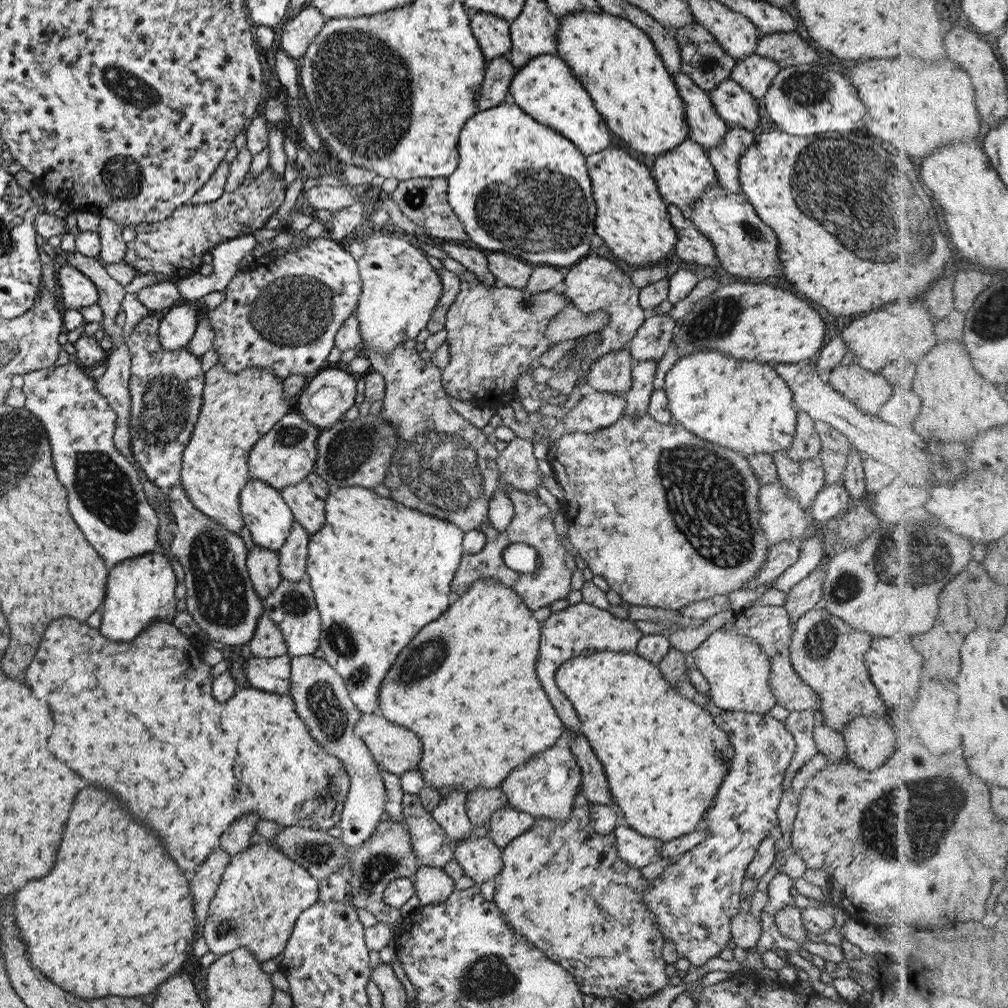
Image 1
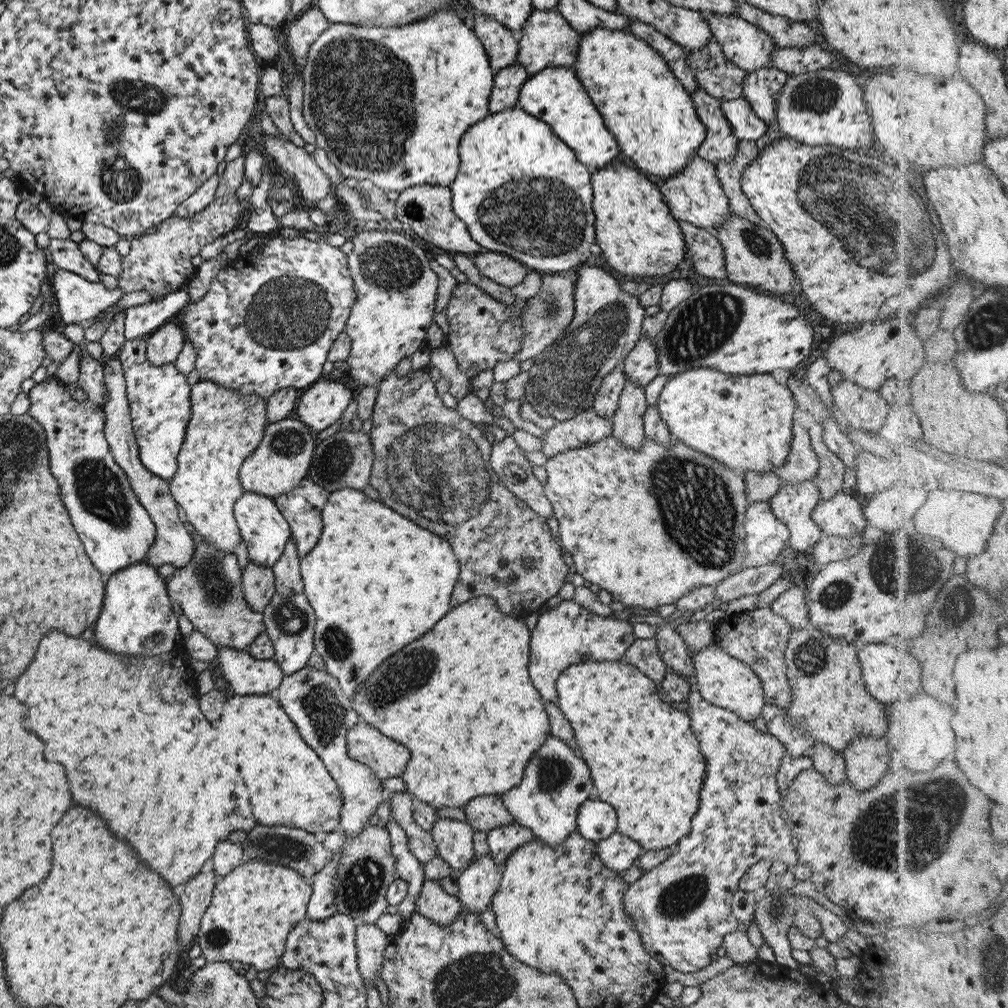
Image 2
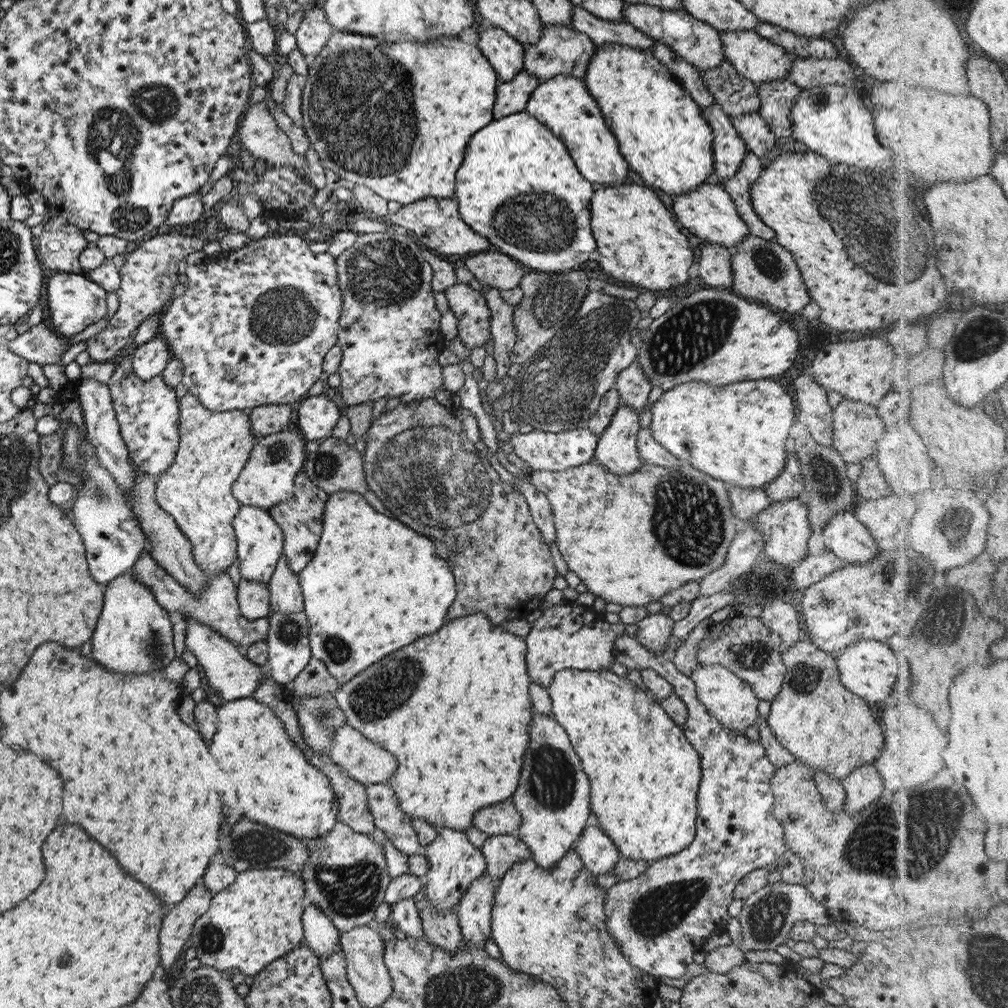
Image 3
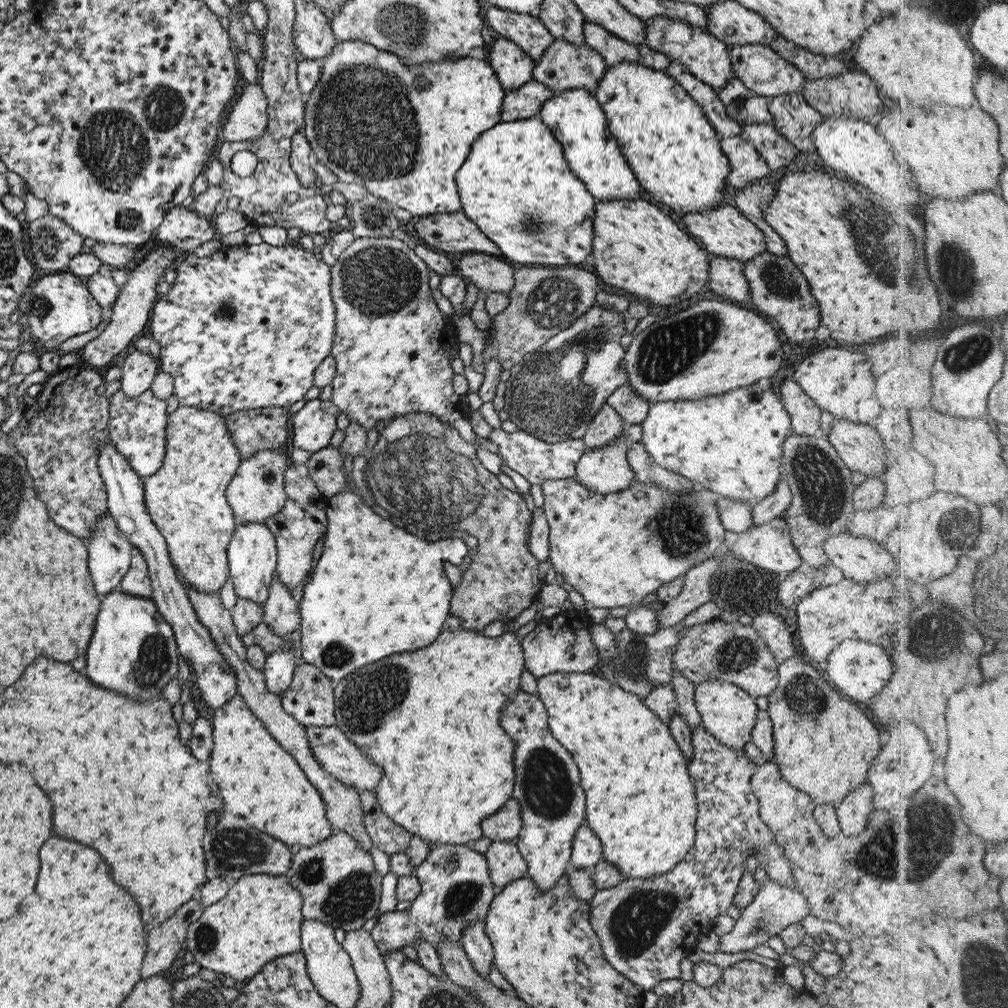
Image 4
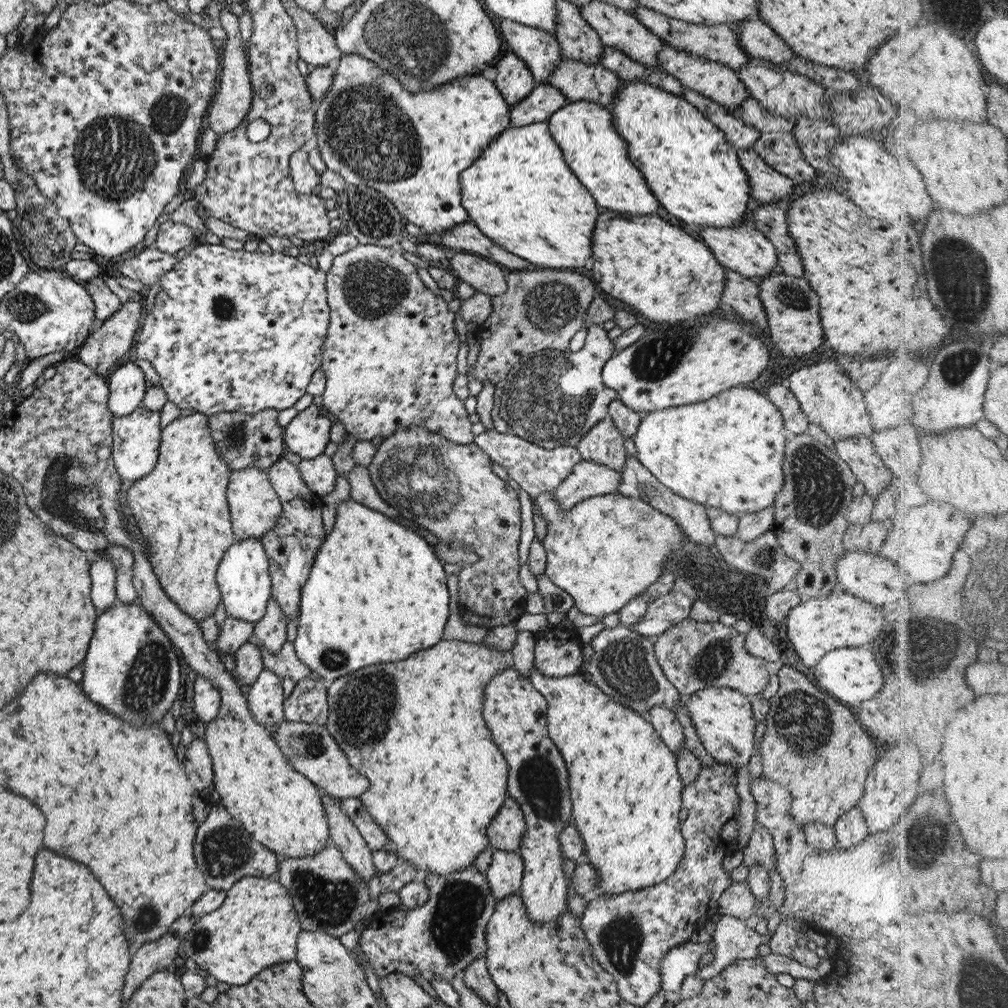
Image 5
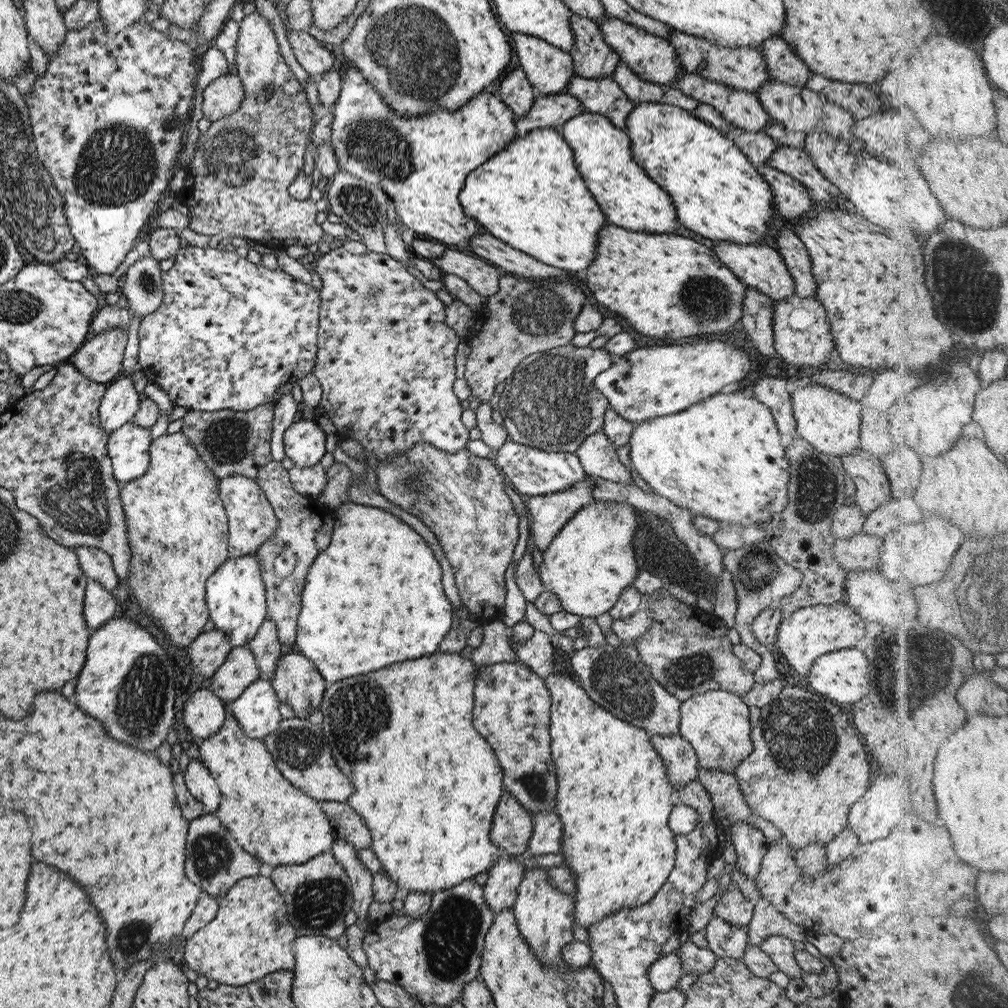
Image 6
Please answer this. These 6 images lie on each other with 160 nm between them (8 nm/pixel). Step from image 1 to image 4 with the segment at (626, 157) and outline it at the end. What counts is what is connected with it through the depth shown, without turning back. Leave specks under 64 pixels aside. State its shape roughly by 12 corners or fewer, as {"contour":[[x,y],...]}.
{"contour":[[597,200],[593,270],[648,305],[705,288],[710,254],[657,206]]}

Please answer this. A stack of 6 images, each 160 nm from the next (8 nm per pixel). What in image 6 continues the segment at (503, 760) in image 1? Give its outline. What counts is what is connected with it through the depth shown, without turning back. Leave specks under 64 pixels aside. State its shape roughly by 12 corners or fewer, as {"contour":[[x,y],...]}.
{"contour":[[480,666],[324,690],[345,802],[400,897],[488,871],[502,770]]}

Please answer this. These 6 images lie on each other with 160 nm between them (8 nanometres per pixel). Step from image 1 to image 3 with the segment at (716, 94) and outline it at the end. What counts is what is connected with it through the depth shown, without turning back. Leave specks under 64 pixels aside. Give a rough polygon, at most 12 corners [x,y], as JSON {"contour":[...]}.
{"contour":[[757,112],[730,117],[746,150],[757,158],[776,137]]}

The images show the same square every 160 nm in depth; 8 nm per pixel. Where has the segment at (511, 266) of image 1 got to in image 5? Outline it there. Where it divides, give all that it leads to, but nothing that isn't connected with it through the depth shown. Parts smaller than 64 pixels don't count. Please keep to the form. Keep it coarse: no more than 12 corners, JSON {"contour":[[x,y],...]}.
{"contour":[[479,255],[446,261],[459,281],[490,297],[506,289],[506,271]]}

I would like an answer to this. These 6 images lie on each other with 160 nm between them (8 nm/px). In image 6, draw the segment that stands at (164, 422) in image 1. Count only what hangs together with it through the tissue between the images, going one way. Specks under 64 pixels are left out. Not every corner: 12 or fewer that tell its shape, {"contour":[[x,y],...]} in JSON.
{"contour":[[129,421],[108,434],[117,482],[146,471],[149,427]]}

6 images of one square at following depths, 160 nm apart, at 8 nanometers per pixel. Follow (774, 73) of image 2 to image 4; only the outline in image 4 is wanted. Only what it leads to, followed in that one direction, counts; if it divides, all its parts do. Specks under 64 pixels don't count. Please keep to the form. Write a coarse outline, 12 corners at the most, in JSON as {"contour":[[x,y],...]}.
{"contour":[[801,93],[767,103],[772,125],[799,152],[822,116]]}

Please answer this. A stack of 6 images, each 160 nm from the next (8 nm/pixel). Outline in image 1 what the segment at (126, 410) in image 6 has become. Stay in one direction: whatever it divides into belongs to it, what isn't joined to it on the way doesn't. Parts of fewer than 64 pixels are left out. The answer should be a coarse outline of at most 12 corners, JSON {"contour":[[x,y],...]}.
{"contour":[[189,303],[162,313],[161,348],[185,347],[199,318]]}

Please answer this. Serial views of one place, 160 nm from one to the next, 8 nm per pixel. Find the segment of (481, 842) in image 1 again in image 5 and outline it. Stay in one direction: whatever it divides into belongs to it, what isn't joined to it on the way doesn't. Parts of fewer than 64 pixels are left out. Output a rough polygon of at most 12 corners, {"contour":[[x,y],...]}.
{"contour":[[484,956],[463,970],[463,980],[482,1001],[497,1002]]}

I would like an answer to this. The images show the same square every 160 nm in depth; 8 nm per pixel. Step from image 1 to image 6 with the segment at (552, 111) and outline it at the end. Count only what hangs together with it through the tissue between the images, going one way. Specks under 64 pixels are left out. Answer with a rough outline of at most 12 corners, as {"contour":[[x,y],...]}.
{"contour":[[583,111],[559,126],[609,224],[675,232],[628,136]]}

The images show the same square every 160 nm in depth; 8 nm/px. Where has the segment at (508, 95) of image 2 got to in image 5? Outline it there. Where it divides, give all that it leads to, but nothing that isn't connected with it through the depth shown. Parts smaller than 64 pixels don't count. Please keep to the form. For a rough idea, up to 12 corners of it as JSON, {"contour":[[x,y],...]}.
{"contour":[[537,84],[510,106],[509,124],[546,121],[567,102],[555,87]]}

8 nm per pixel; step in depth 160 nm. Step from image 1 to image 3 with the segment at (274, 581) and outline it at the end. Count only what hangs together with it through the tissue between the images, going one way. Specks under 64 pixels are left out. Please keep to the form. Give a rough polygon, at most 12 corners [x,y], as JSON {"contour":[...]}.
{"contour":[[239,579],[236,601],[247,620],[270,611],[267,585]]}

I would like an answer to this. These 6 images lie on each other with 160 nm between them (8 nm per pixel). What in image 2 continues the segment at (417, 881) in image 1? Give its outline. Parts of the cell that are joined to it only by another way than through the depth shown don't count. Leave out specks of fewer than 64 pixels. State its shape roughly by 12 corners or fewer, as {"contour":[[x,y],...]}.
{"contour":[[425,879],[416,911],[446,925],[462,909],[459,899]]}

